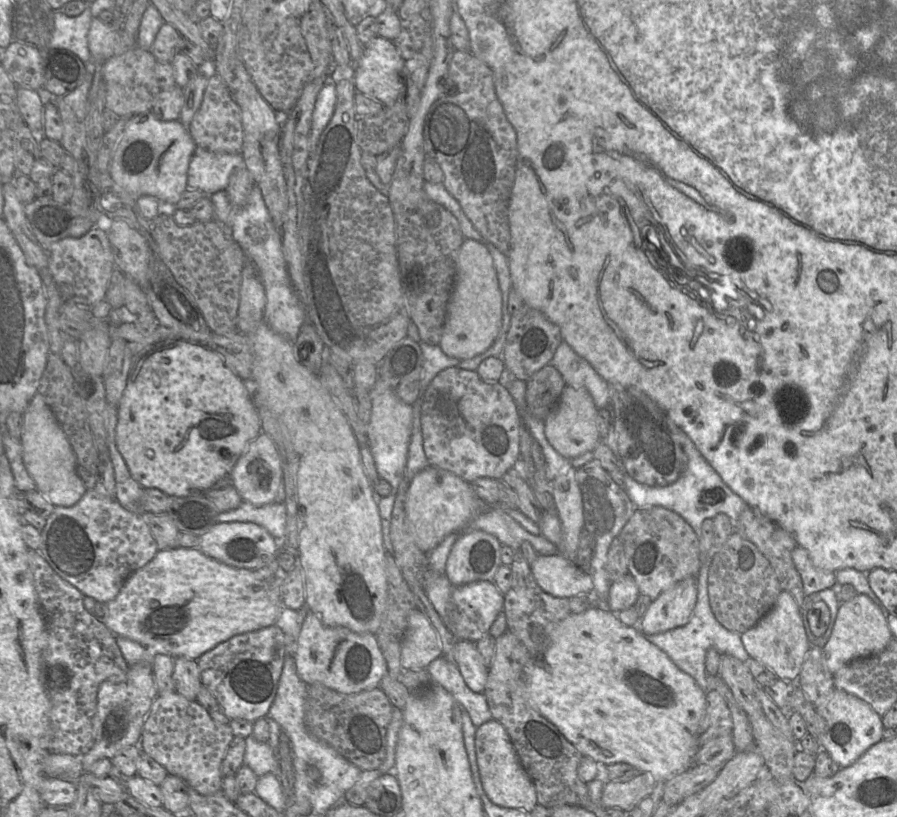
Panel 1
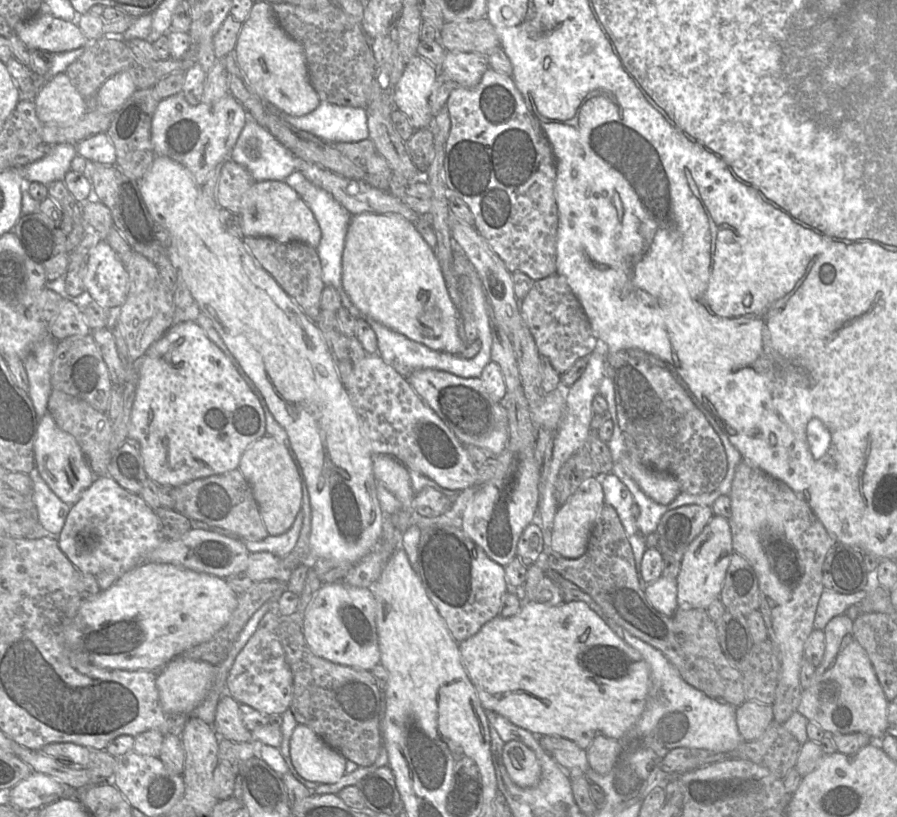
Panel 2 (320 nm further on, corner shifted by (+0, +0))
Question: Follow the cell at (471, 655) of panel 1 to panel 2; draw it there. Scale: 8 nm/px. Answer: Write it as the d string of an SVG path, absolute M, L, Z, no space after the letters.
M537 601L522 603L520 611L509 618L496 616L470 638L459 643L459 652L463 666L473 684L479 701L485 710L501 714L514 725L524 728L535 736L553 735L567 738L586 750L597 736L619 740L637 722L642 714L648 692L650 669L643 657L631 646L622 641L609 626L587 604L580 601L564 602L558 606L549 606Z

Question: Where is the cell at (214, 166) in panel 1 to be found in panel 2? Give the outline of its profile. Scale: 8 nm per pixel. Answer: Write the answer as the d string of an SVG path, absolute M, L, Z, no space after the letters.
M246 111L246 124L232 149L231 159L244 166L256 182L284 181L292 172L296 171L293 153L262 127L248 111Z

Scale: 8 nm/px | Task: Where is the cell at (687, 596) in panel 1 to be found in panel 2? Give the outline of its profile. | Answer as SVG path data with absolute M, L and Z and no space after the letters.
M713 515L702 532L689 544L681 560L676 577L678 608L706 610L719 598L733 552L728 519Z

